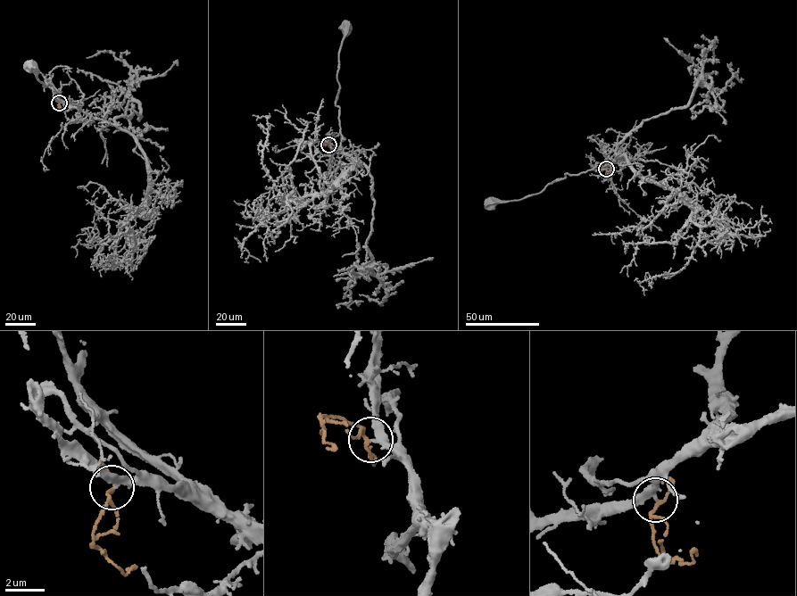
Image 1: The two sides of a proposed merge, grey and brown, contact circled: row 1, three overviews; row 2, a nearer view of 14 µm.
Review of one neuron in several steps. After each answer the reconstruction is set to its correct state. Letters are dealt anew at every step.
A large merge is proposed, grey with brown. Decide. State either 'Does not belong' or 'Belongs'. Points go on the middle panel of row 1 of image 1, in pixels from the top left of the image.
Belongs

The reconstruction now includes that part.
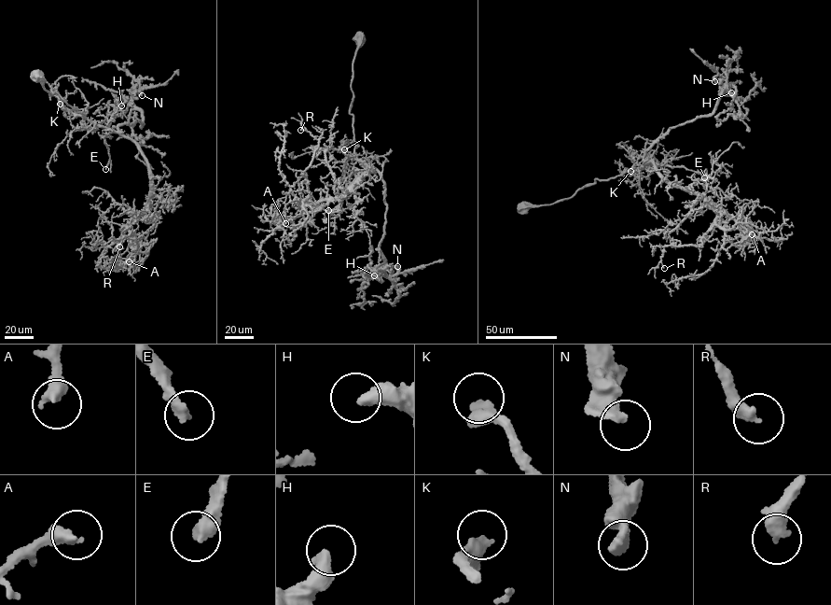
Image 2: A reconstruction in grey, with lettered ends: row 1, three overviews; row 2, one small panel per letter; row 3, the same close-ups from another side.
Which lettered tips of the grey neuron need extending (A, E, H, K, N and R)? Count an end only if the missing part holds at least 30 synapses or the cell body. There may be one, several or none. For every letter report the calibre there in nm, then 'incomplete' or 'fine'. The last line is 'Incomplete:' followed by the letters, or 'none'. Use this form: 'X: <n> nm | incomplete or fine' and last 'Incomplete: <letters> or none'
A: 380 nm | fine
E: 320 nm | incomplete
H: 440 nm | fine
K: 400 nm | fine
N: 360 nm | fine
R: 440 nm | fine
Incomplete: E

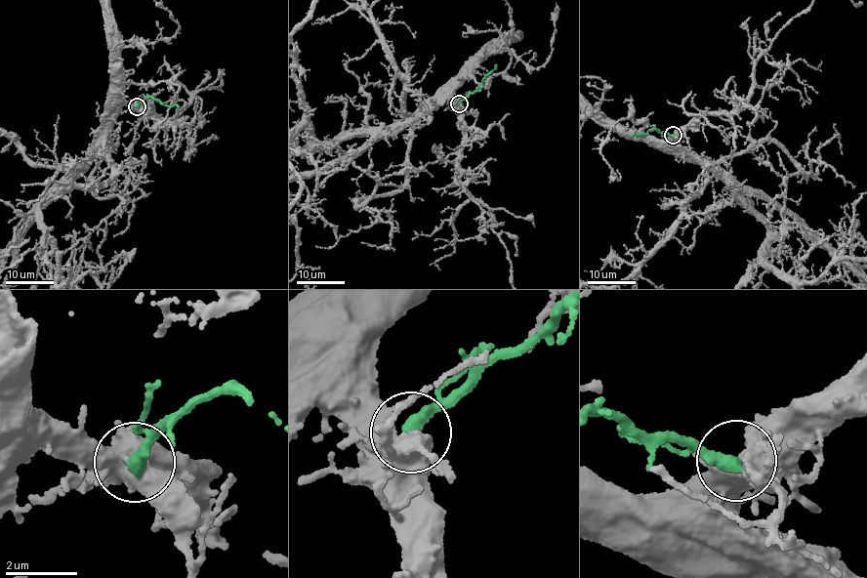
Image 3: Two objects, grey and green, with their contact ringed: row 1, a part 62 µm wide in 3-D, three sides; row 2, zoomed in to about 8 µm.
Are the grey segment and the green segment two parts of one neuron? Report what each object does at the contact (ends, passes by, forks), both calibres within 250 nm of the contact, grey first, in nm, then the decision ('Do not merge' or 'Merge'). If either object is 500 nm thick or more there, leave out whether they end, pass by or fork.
At the ring grey passes by. At the ring green ends. Thickness 480 nm (grey) against 360 nm. Do not merge

